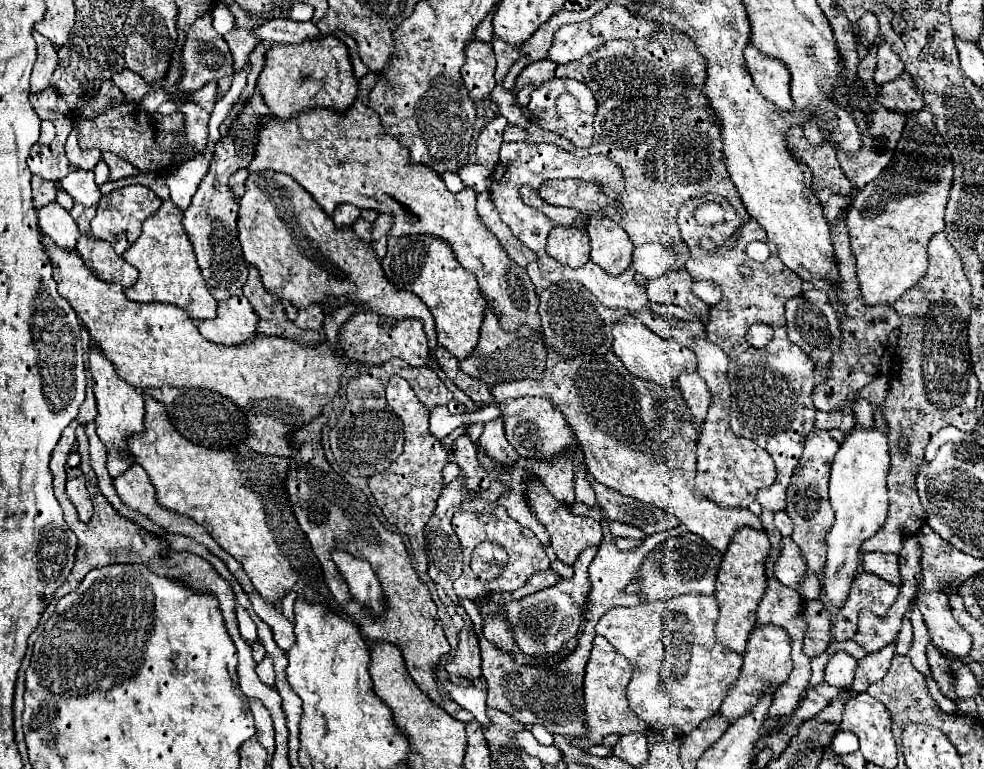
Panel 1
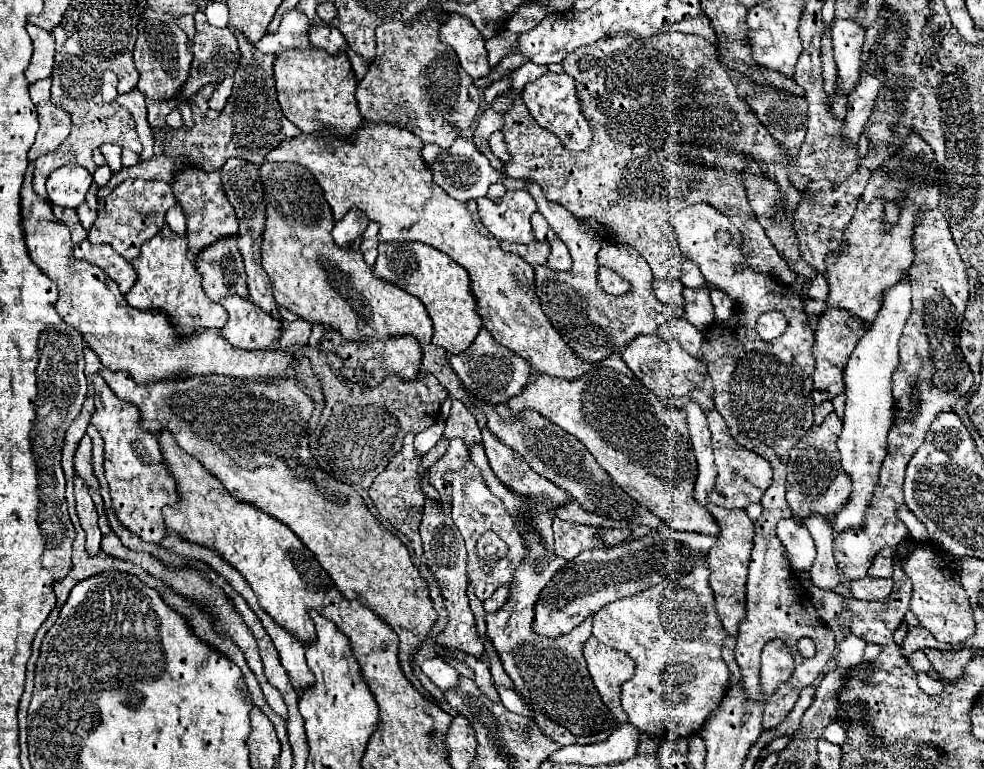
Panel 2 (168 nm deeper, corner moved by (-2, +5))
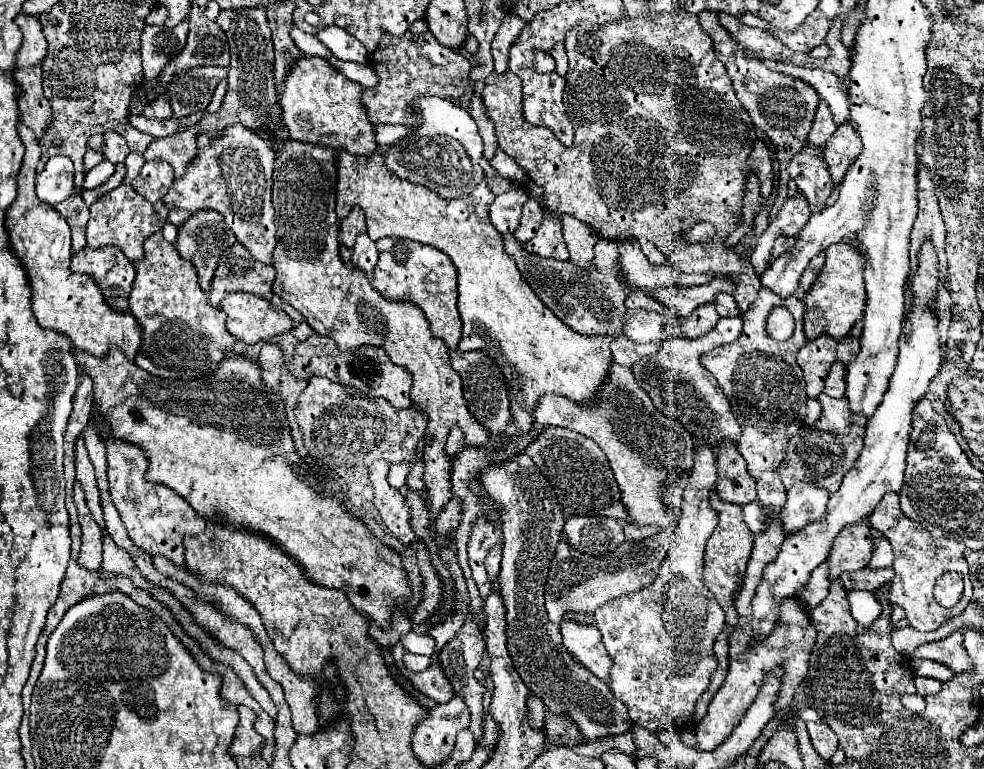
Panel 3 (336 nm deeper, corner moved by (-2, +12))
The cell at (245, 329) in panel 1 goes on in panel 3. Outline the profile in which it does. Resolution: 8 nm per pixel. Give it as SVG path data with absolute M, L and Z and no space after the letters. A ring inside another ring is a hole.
M230 293L222 301L222 309L228 315L228 331L238 341L252 345L268 341L274 335L292 329L292 319L276 309L270 301L250 293Z

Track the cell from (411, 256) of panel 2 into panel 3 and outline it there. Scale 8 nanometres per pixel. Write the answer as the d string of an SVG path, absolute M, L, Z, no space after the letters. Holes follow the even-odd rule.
M380 239L376 241L376 249L380 253L380 259L374 269L374 279L372 287L386 299L390 301L410 301L418 307L422 307L432 335L442 339L450 351L456 349L460 331L462 331L462 321L458 315L456 299L456 271L442 251L434 247L420 245L416 241L404 241L404 239Z

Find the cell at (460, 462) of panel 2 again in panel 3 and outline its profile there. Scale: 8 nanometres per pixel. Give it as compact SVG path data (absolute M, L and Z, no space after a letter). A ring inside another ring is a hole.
M424 461L416 463L407 476L406 484L414 491L423 491L426 487L422 475L424 474Z

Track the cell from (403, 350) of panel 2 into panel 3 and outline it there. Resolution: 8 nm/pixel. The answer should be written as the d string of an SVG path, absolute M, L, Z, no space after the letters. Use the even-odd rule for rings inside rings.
M318 333L310 335L306 341L298 343L288 365L288 371L298 377L328 377L334 383L342 383L350 395L366 395L366 397L382 397L392 403L396 409L408 409L412 405L410 389L412 379L410 373L402 367L390 363L390 357L380 347L360 347L352 351L338 351L332 339L326 339Z

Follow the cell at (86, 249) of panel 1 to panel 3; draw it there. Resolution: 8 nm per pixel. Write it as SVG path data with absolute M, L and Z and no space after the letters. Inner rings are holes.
M84 247L72 255L72 273L90 275L102 289L104 301L112 311L128 311L128 297L134 283L134 265L116 247L104 247L102 251Z

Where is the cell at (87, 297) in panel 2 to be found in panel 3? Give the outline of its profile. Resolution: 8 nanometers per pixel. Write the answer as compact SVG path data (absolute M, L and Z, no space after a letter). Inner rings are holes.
M22 121L18 123L18 133L26 147L22 169L18 173L18 195L14 203L6 211L6 231L10 235L10 247L26 269L26 277L32 289L32 311L38 319L40 327L54 329L72 339L72 343L92 353L94 357L102 357L110 343L118 345L124 355L132 361L140 347L142 331L136 319L130 313L110 313L98 285L88 275L72 275L70 273L70 227L66 219L48 203L42 203L34 195L34 179L36 165L40 161L40 145L30 127Z

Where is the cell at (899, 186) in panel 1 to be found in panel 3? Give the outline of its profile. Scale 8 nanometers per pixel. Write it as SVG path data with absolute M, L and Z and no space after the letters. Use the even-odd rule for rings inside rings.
M844 243L830 245L826 249L826 263L822 273L818 273L816 281L812 283L810 291L804 297L804 333L806 341L814 341L820 335L830 335L832 339L840 341L852 329L852 325L862 319L864 315L864 277L862 277L862 255L854 251L854 247L846 247Z

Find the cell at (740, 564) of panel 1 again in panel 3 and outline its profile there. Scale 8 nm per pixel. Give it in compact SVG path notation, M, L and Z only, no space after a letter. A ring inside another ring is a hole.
M713 488L710 492L709 501L712 503L712 509L718 513L718 527L712 533L712 537L706 543L704 551L704 585L714 593L716 601L726 613L726 623L736 625L738 613L734 609L734 601L738 595L738 589L742 587L746 563L752 553L752 543L754 543L754 533L746 527L742 519L742 507L734 503L726 503L718 496Z

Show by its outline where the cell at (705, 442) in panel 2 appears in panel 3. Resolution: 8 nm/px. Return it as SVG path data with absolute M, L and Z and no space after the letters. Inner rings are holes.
M698 447L694 455L694 471L684 489L682 515L678 517L678 535L672 553L666 555L662 569L650 587L642 591L622 595L618 599L606 601L598 611L594 611L596 627L602 633L602 643L612 657L614 665L610 669L608 687L616 699L620 699L630 713L630 719L652 733L662 729L678 731L692 721L694 703L706 691L712 671L716 671L716 657L712 651L714 639L724 629L724 611L718 607L714 595L702 583L702 565L704 565L704 545L712 535L718 517L708 503L708 491L716 483L716 459L708 447Z

